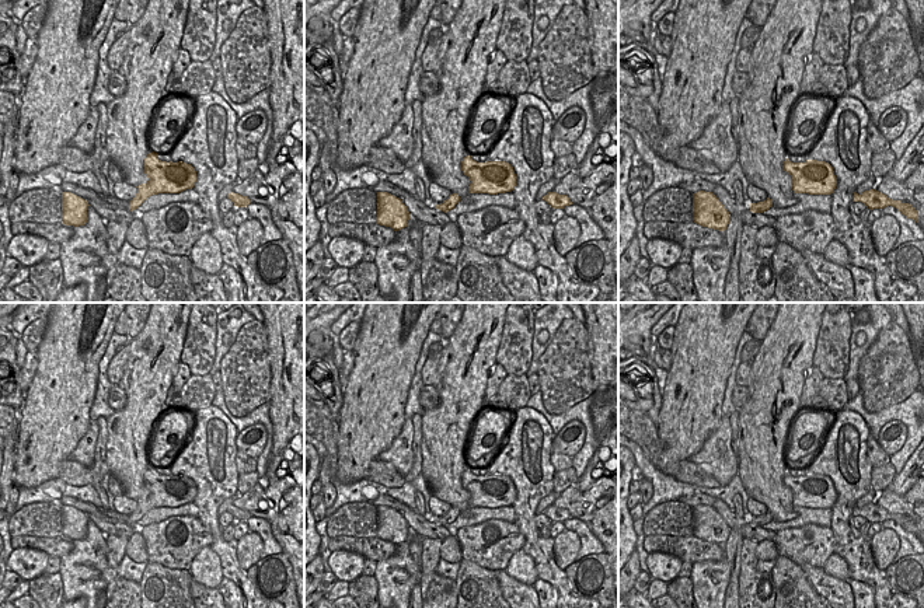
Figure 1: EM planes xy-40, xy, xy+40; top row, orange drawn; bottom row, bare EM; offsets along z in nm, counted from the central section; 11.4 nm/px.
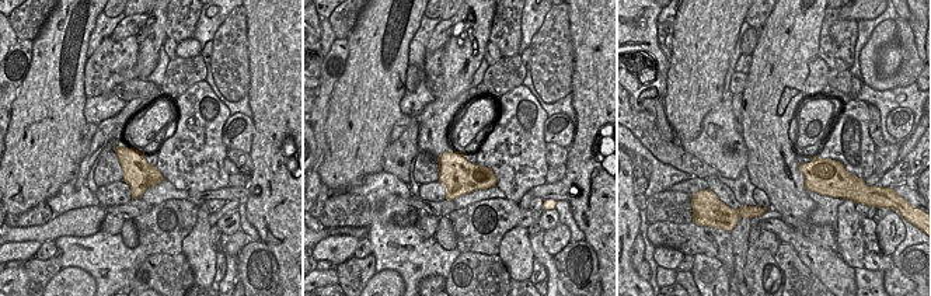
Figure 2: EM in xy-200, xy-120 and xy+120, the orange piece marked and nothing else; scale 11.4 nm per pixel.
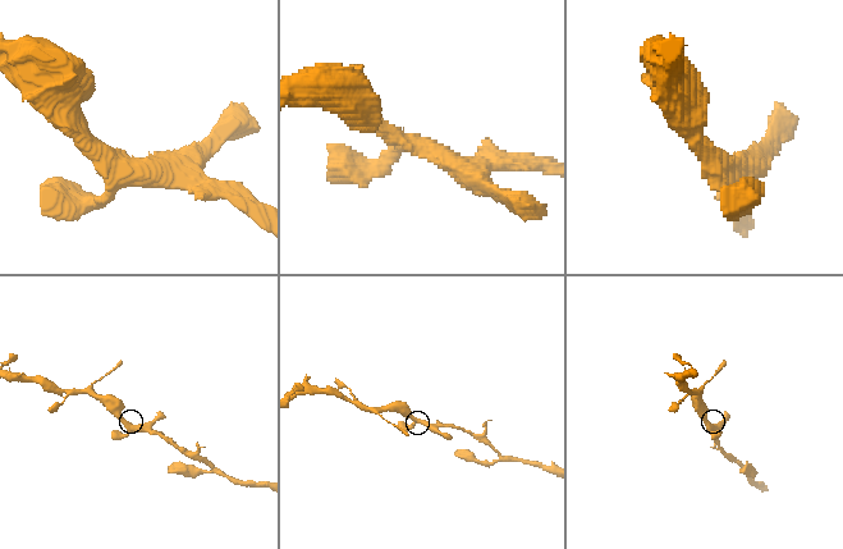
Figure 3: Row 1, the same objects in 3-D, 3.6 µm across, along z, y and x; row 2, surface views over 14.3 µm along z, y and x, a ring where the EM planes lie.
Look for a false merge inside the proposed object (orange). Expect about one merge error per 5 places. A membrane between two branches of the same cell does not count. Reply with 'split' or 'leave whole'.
leave whole

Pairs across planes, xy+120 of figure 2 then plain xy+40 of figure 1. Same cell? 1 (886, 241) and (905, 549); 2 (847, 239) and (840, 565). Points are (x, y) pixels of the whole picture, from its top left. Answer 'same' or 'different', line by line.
1: different
2: different

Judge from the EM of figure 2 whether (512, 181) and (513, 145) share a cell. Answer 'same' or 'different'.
same

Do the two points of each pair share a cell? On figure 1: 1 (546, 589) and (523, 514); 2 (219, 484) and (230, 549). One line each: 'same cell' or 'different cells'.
1: different cells
2: same cell

